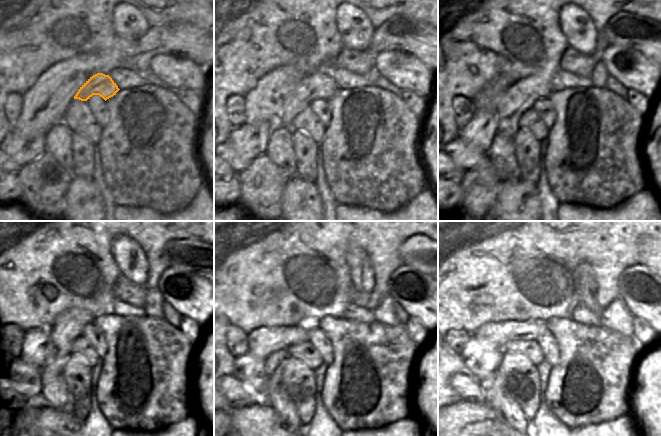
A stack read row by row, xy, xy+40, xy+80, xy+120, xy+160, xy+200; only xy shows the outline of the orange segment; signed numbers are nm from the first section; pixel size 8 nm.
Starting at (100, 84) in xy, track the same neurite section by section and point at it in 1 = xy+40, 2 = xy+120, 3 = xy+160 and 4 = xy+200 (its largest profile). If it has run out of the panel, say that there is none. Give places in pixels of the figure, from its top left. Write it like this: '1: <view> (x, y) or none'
1: xy+40 (320, 84)
2: xy+120 (69, 325)
3: xy+160 (271, 363)
4: xy+200 (492, 386)

